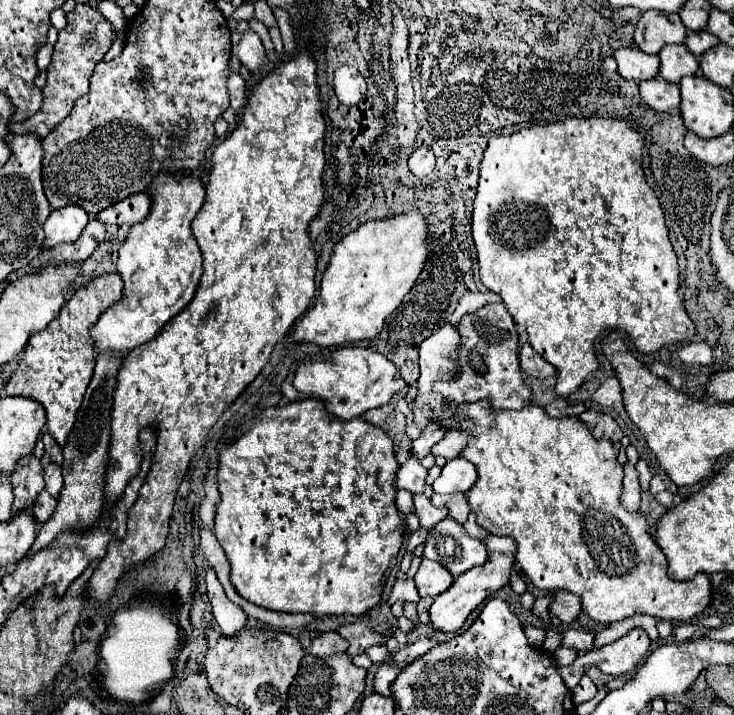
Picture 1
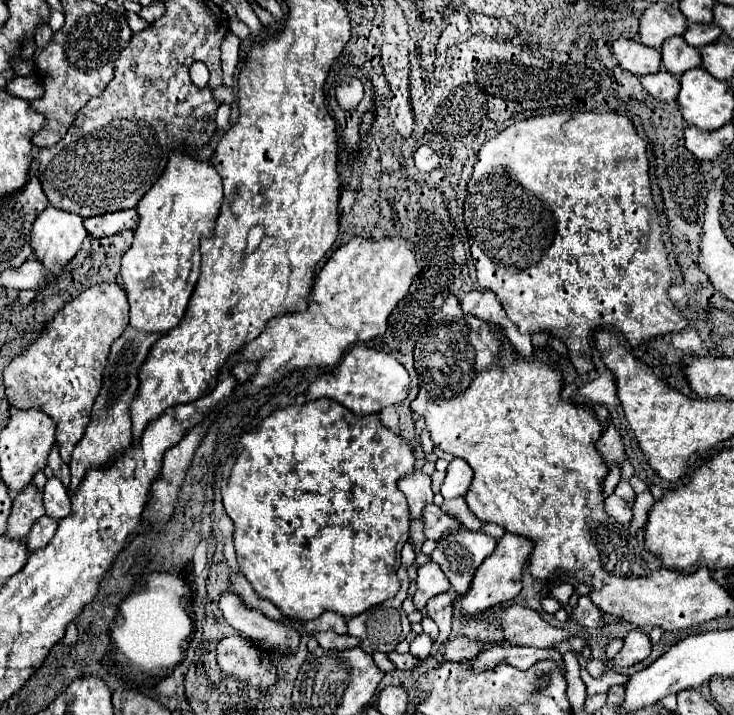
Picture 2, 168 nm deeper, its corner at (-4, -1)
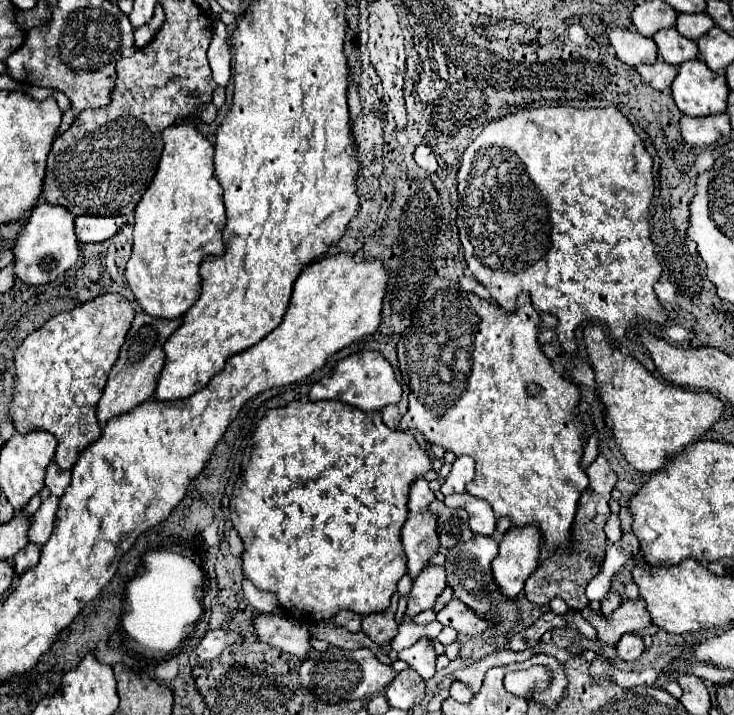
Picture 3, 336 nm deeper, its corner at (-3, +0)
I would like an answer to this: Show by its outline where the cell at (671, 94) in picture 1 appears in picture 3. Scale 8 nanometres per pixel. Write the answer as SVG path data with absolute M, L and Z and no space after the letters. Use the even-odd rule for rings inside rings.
M656 59L656 63L652 65L638 65L636 71L640 73L640 77L644 79L644 83L648 83L650 87L658 89L658 91L666 91L670 89L670 83L674 81L678 67L672 67L670 63L666 63L664 59Z

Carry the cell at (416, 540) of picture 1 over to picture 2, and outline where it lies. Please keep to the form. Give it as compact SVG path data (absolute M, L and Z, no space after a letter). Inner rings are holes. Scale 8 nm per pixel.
M401 566L397 570L397 578L401 582L401 588L399 588L399 592L391 600L385 600L383 604L379 604L375 608L369 608L363 614L353 616L347 622L347 634L349 636L357 636L361 640L361 650L365 650L367 654L373 654L373 652L391 652L411 632L411 624L407 620L407 614L401 608L403 600L407 598L407 588L409 588L409 578L407 578L407 572L405 572L405 566Z

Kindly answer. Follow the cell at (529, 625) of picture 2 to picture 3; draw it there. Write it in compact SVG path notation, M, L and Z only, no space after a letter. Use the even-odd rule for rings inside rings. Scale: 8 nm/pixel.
M452 599L442 611L438 611L436 619L442 625L454 627L460 635L482 635L488 629L488 623L480 617L476 617L476 613L472 613L462 601Z

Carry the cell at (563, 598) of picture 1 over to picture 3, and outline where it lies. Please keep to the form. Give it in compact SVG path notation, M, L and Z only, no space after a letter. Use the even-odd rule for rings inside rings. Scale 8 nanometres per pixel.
M642 597L624 601L622 607L618 607L608 617L604 617L600 611L594 611L590 607L582 609L580 615L590 625L594 625L594 629L598 631L598 639L610 647L614 647L624 633L640 633L652 625L652 619L646 611L646 601Z

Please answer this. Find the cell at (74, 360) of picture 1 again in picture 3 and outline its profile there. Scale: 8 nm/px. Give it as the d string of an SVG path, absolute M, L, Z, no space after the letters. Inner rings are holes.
M106 293L68 313L52 317L16 349L16 383L10 419L22 435L38 429L52 433L58 439L54 461L62 469L72 469L80 449L102 435L96 405L132 319L134 309L124 297Z

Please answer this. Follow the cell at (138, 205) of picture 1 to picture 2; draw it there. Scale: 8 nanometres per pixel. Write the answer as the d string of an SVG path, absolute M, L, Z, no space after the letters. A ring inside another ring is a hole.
M129 208L129 210L119 210L119 212L109 212L109 214L87 218L85 228L93 238L103 238L103 236L119 234L127 228L135 230L137 222L139 222L137 208Z

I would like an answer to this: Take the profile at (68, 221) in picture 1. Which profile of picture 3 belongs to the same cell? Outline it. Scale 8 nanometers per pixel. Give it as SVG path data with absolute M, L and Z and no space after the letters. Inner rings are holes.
M36 205L28 223L14 243L14 273L28 285L44 285L68 271L78 261L78 239L74 235L74 217L62 205Z

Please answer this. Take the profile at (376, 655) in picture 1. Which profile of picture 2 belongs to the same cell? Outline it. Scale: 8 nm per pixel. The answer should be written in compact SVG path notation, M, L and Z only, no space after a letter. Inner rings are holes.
M395 650L387 654L387 658L401 670L409 670L409 668L415 668L417 666L417 660L411 656L411 654L397 654Z

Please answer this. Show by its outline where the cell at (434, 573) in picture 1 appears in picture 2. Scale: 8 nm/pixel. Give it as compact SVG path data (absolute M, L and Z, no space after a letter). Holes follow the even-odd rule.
M429 560L425 566L419 568L419 578L417 578L417 592L413 596L415 608L421 610L425 608L427 600L441 594L441 592L449 592L451 584L447 580L447 576L443 574L441 566L437 566L433 560Z

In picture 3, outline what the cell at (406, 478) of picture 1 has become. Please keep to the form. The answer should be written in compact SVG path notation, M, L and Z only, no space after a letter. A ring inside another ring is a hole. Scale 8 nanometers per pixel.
M424 477L416 479L410 487L410 513L408 521L402 527L402 543L408 557L408 575L412 579L430 563L430 557L438 553L440 541L436 531L438 517L428 509L434 501L434 493L428 487Z

